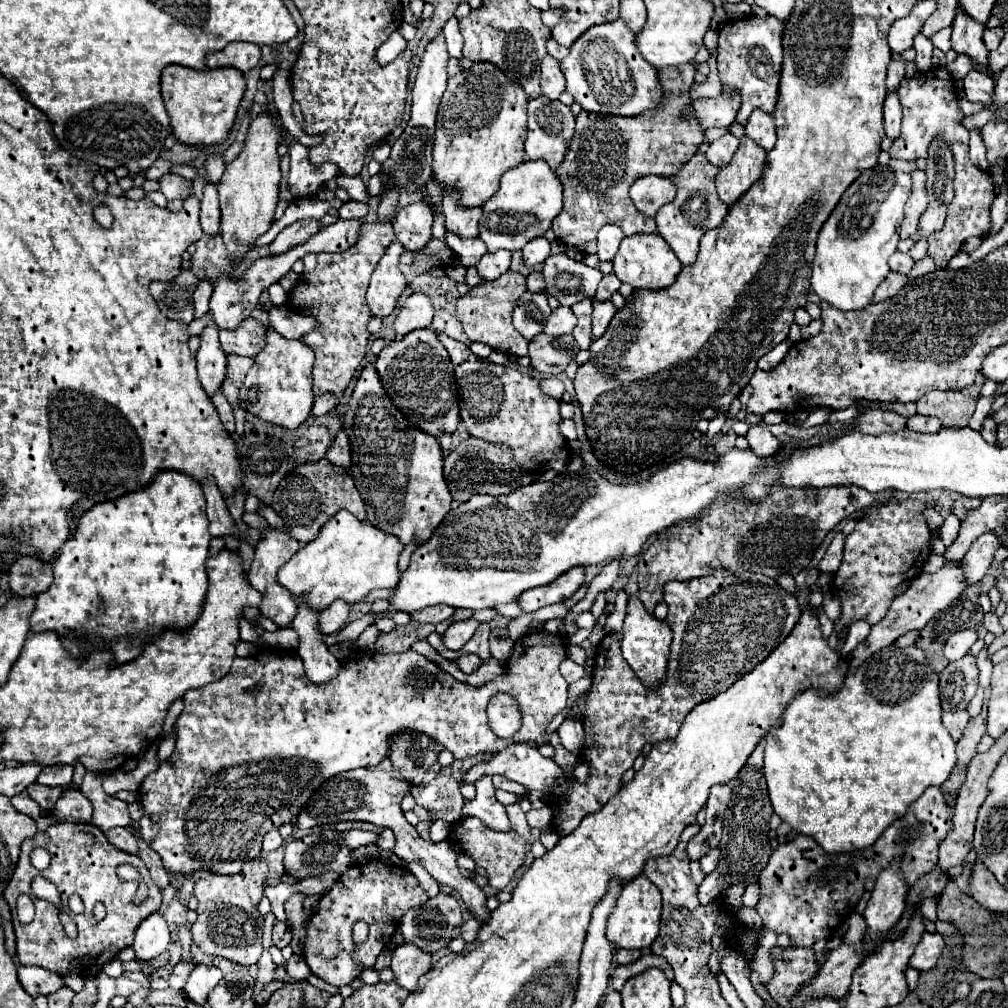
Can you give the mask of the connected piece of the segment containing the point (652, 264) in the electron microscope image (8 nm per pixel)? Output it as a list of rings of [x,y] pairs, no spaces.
[[[634,234],[626,236],[620,244],[618,254],[614,256],[614,274],[622,280],[632,284],[634,288],[666,288],[674,282],[676,274],[680,272],[682,264],[672,254],[668,242],[660,238],[660,234]]]

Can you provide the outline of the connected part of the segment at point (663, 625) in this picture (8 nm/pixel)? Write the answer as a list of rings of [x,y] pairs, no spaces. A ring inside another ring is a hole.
[[[628,596],[628,612],[624,620],[624,634],[622,634],[622,654],[626,662],[632,666],[636,676],[648,684],[656,686],[666,678],[666,666],[668,666],[668,654],[670,654],[670,642],[672,642],[672,630],[666,620],[658,620],[654,614],[644,610],[644,604],[638,600],[638,596]]]

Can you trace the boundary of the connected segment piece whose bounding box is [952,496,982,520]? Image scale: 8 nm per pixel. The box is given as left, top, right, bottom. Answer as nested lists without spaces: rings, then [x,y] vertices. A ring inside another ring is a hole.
[[[960,496],[954,506],[952,506],[952,512],[962,520],[964,514],[968,514],[968,510],[976,510],[976,506],[982,502],[982,498],[964,498]]]

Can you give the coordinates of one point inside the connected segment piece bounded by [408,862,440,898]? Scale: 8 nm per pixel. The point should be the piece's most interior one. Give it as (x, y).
(426, 881)

